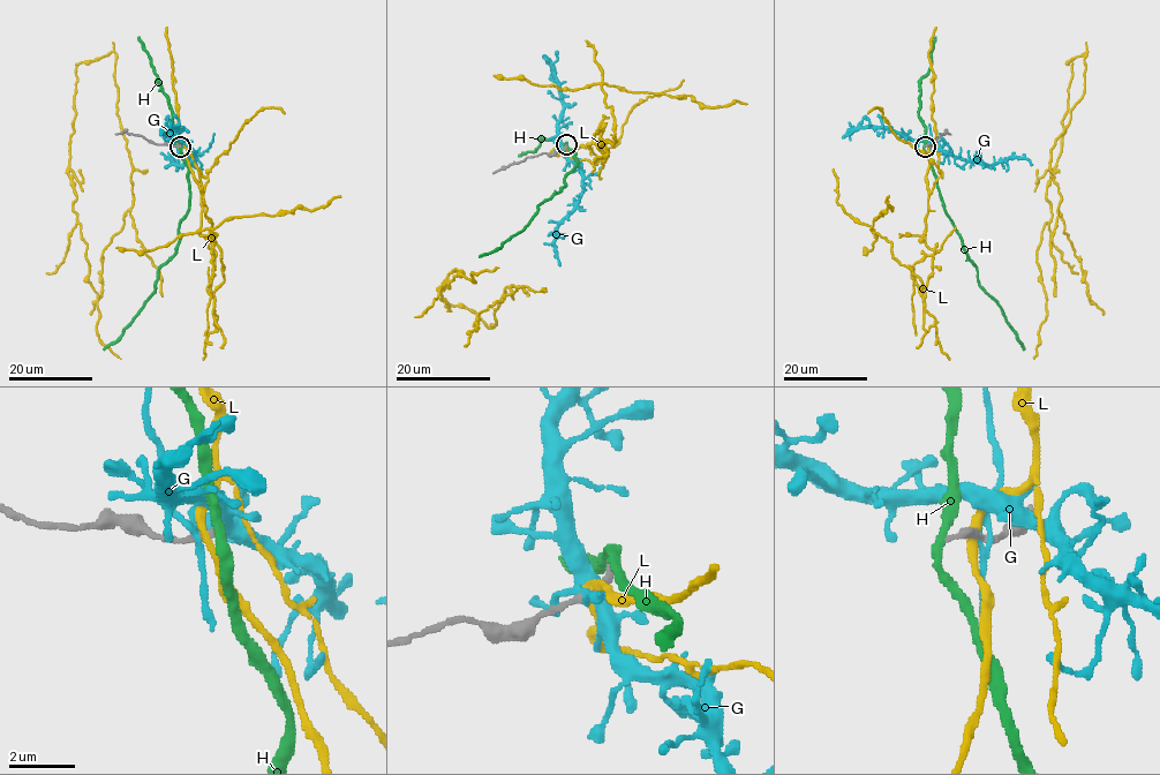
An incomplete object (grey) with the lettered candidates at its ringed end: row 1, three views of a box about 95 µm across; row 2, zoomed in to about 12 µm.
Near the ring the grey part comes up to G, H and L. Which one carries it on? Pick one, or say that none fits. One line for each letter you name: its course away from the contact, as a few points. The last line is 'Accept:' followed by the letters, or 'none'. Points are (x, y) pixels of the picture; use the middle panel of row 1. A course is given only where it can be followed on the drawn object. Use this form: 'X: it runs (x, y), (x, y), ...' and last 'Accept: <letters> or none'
Accept: none

